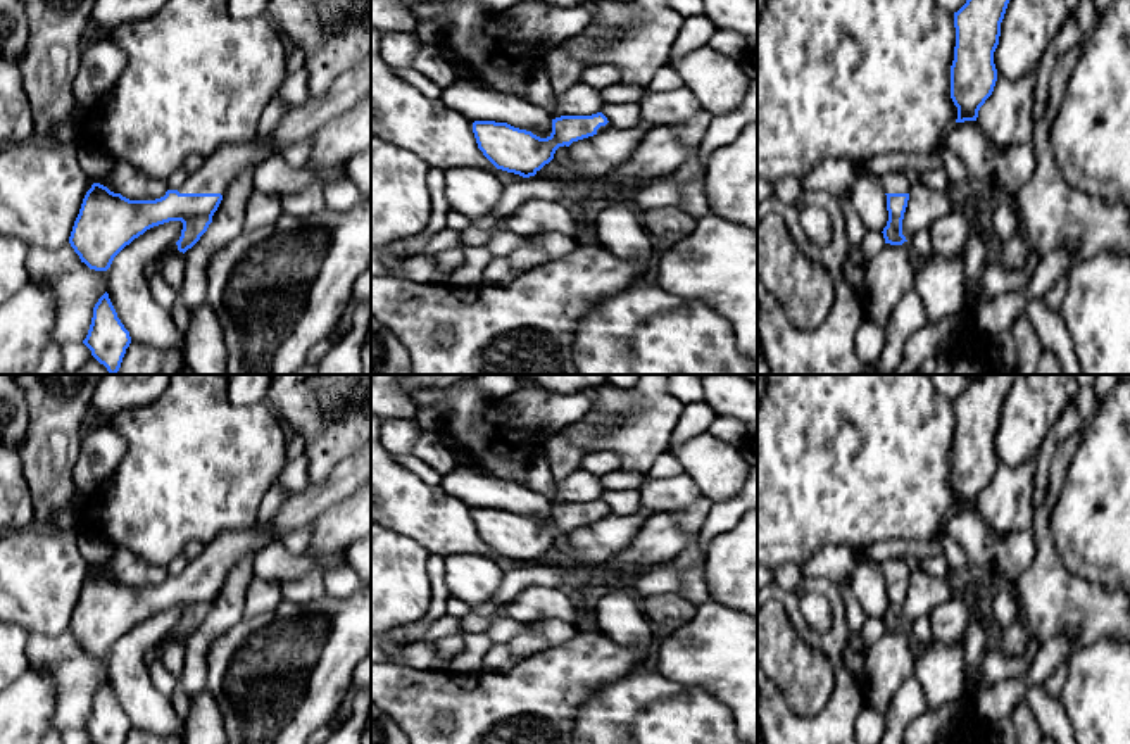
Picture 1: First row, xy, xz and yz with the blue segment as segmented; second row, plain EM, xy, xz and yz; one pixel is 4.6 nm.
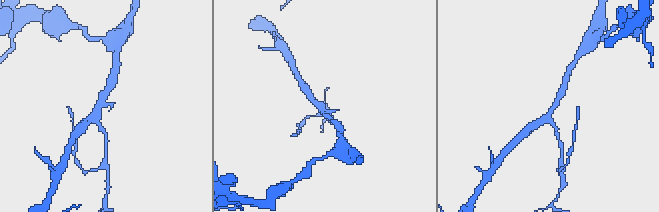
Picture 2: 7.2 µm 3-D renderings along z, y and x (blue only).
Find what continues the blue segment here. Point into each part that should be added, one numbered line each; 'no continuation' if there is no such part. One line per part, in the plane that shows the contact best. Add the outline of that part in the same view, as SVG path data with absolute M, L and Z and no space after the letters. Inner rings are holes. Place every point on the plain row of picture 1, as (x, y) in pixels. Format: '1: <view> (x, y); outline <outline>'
1: xy (230, 548); outline M371 438L340 461L323 482L309 483L302 492L292 494L266 528L254 523L219 533L210 544L205 544L198 558L188 561L178 578L224 582L226 573L243 558L255 556L285 532L314 525L324 511L350 497L369 480Z

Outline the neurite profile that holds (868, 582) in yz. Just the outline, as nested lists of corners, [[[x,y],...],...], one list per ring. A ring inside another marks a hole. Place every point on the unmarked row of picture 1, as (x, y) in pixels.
[[[861,556],[852,571],[851,585],[866,616],[883,618],[888,597],[882,564]]]

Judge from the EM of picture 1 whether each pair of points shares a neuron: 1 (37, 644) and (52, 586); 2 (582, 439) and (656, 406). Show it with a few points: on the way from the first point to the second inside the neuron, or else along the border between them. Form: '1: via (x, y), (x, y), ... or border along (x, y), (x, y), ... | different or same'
1: border along (68, 627), (54, 636), (30, 634) | different
2: via (601, 441), (625, 439), (639, 425) | same

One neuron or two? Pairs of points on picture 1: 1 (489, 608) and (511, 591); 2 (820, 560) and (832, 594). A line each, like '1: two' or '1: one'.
1: one
2: two

